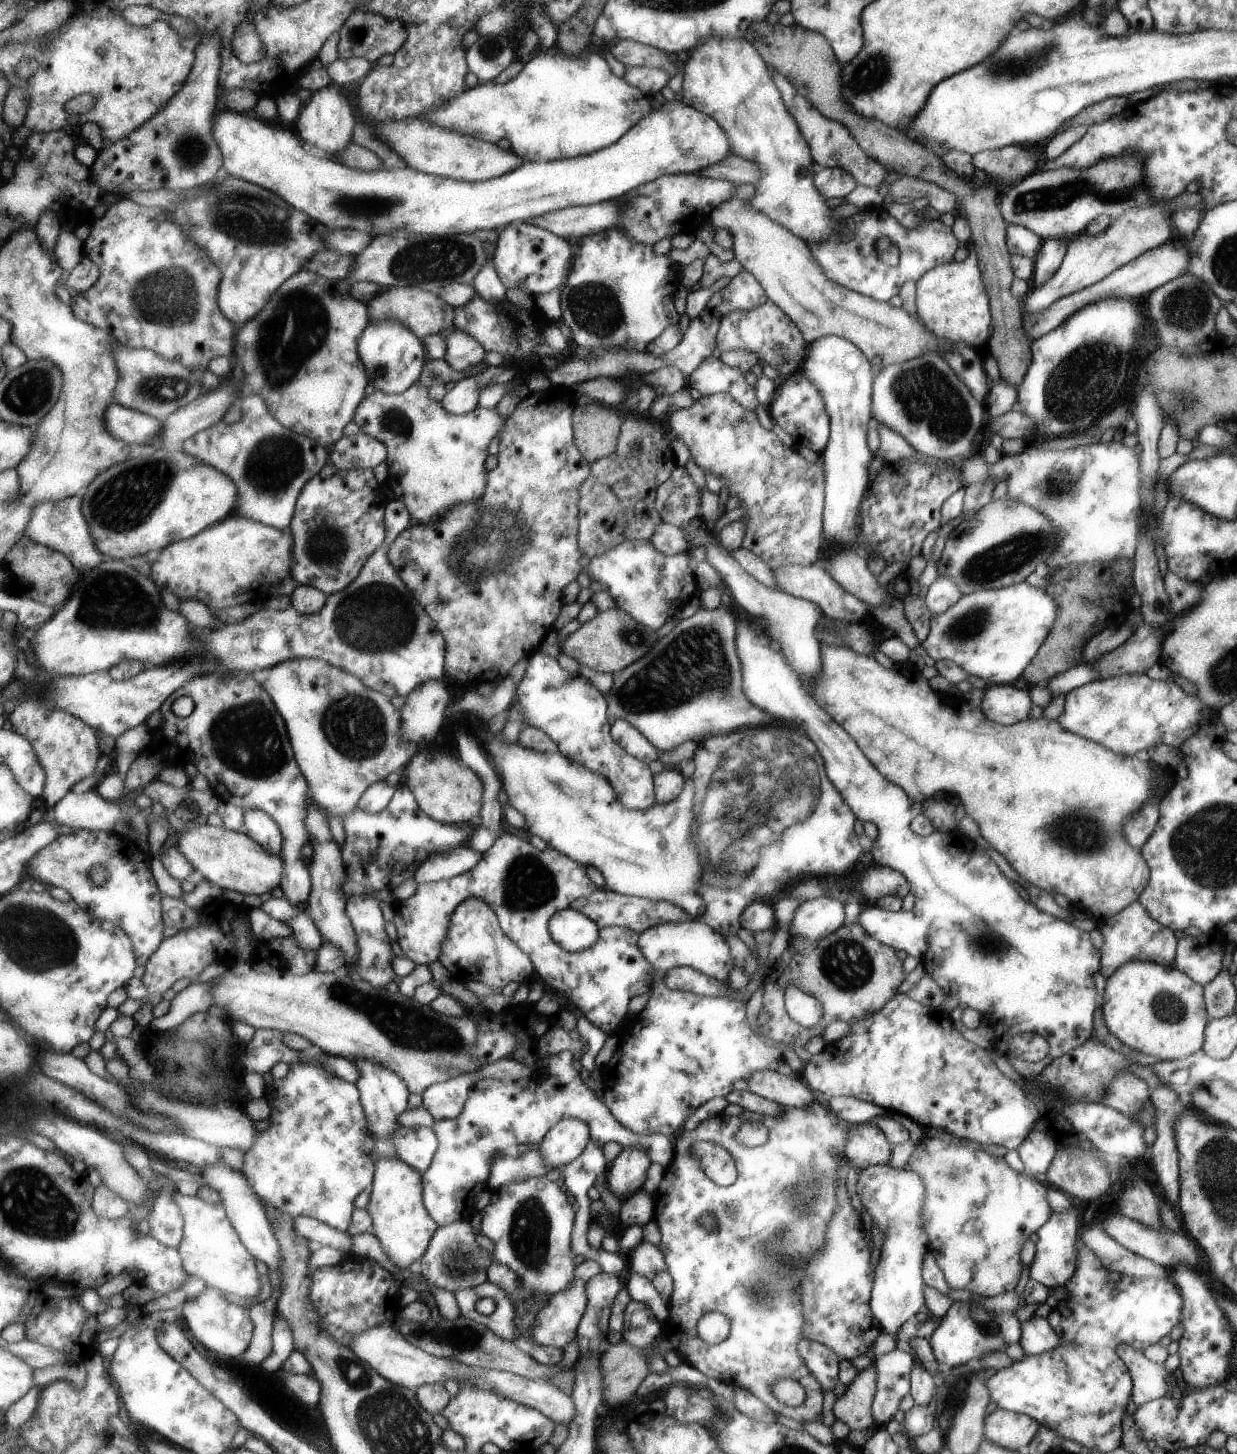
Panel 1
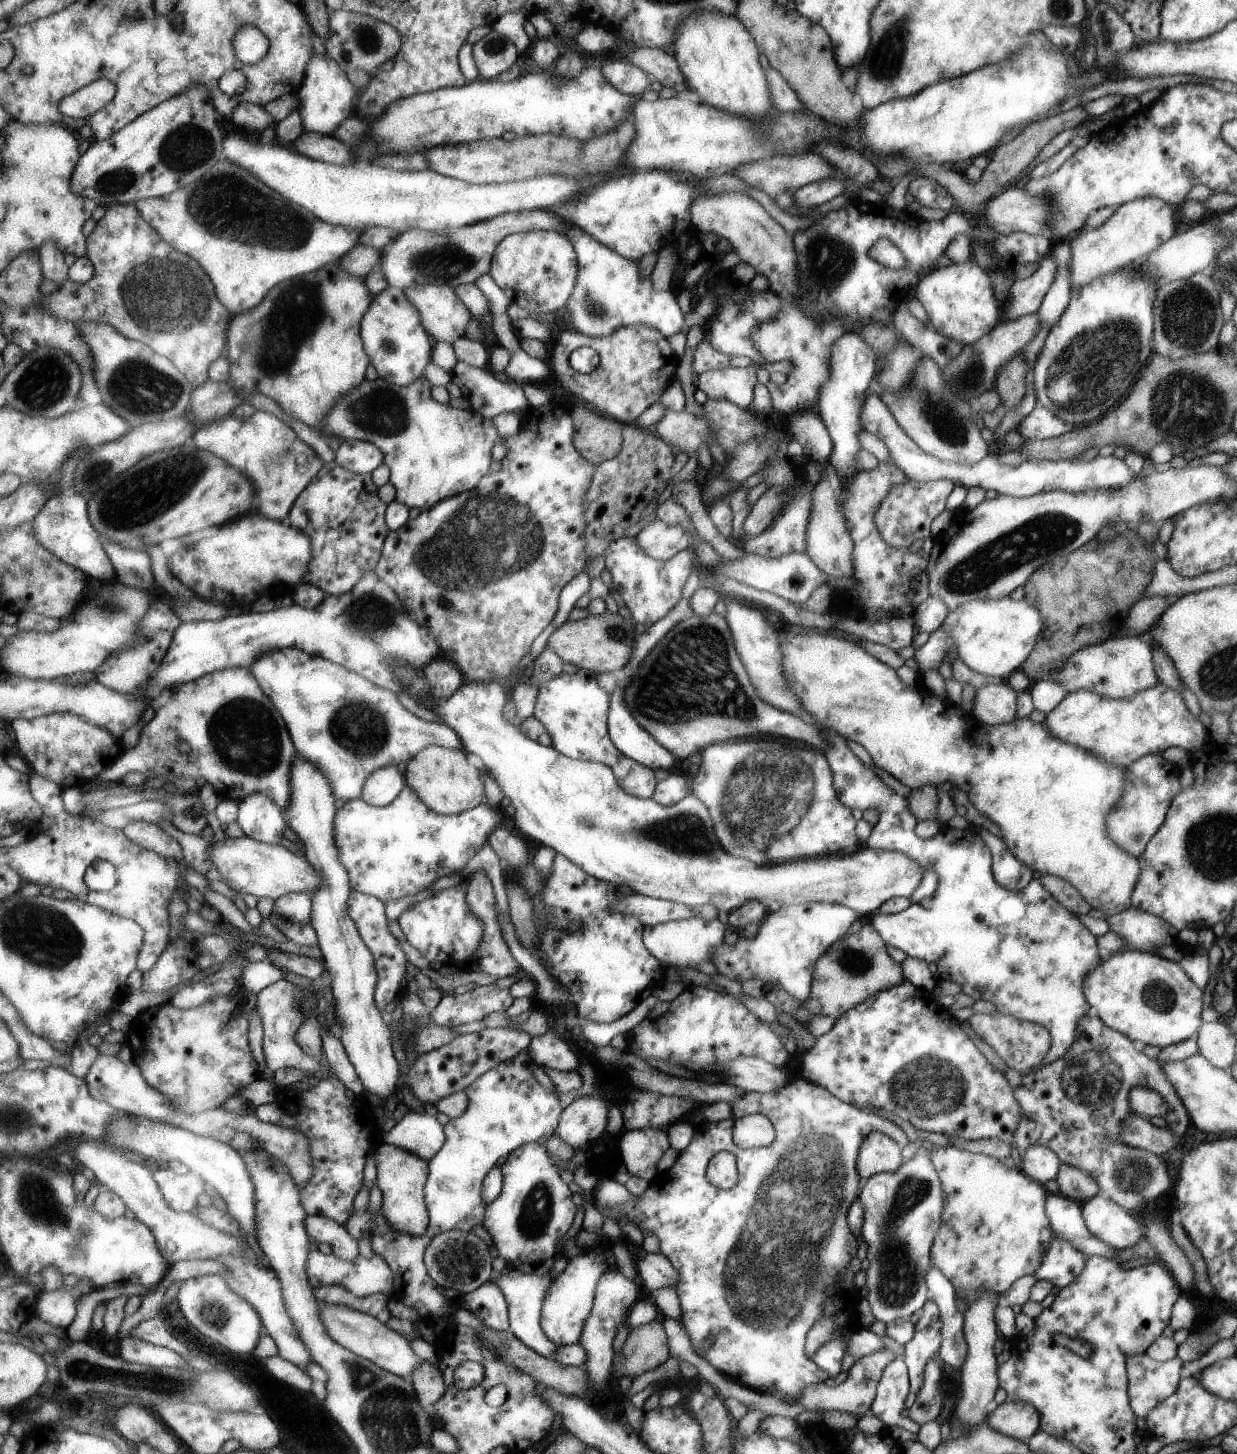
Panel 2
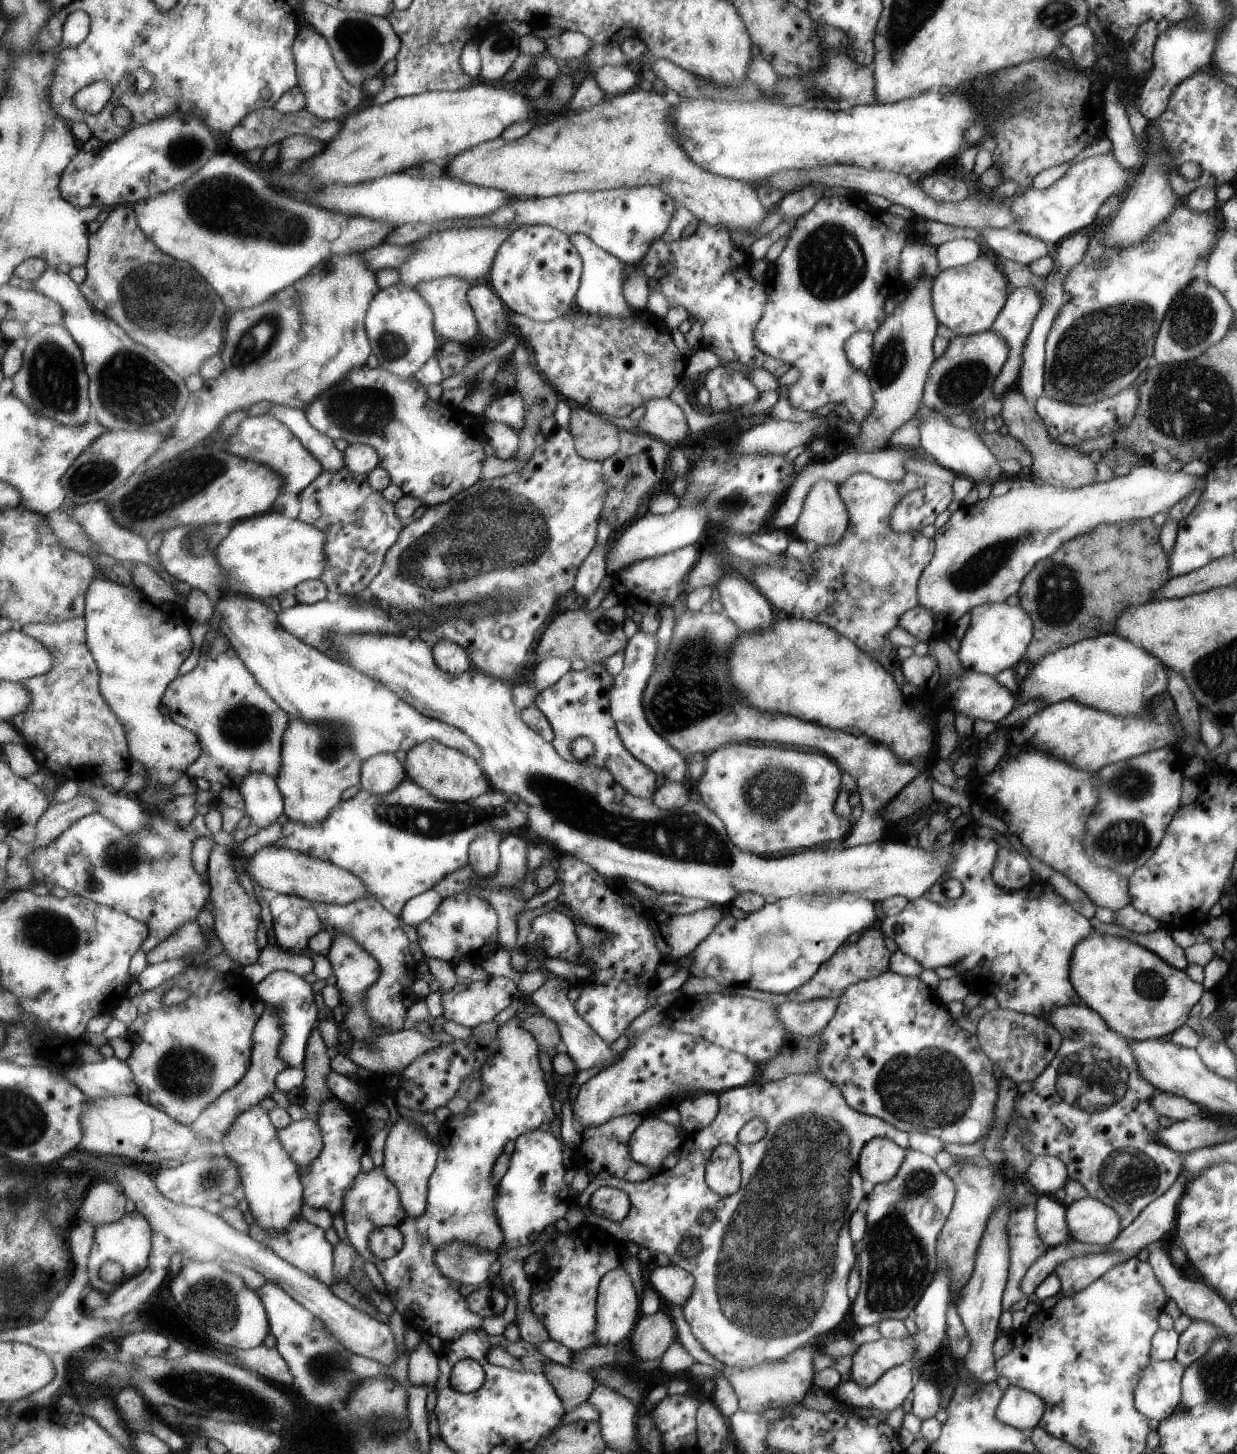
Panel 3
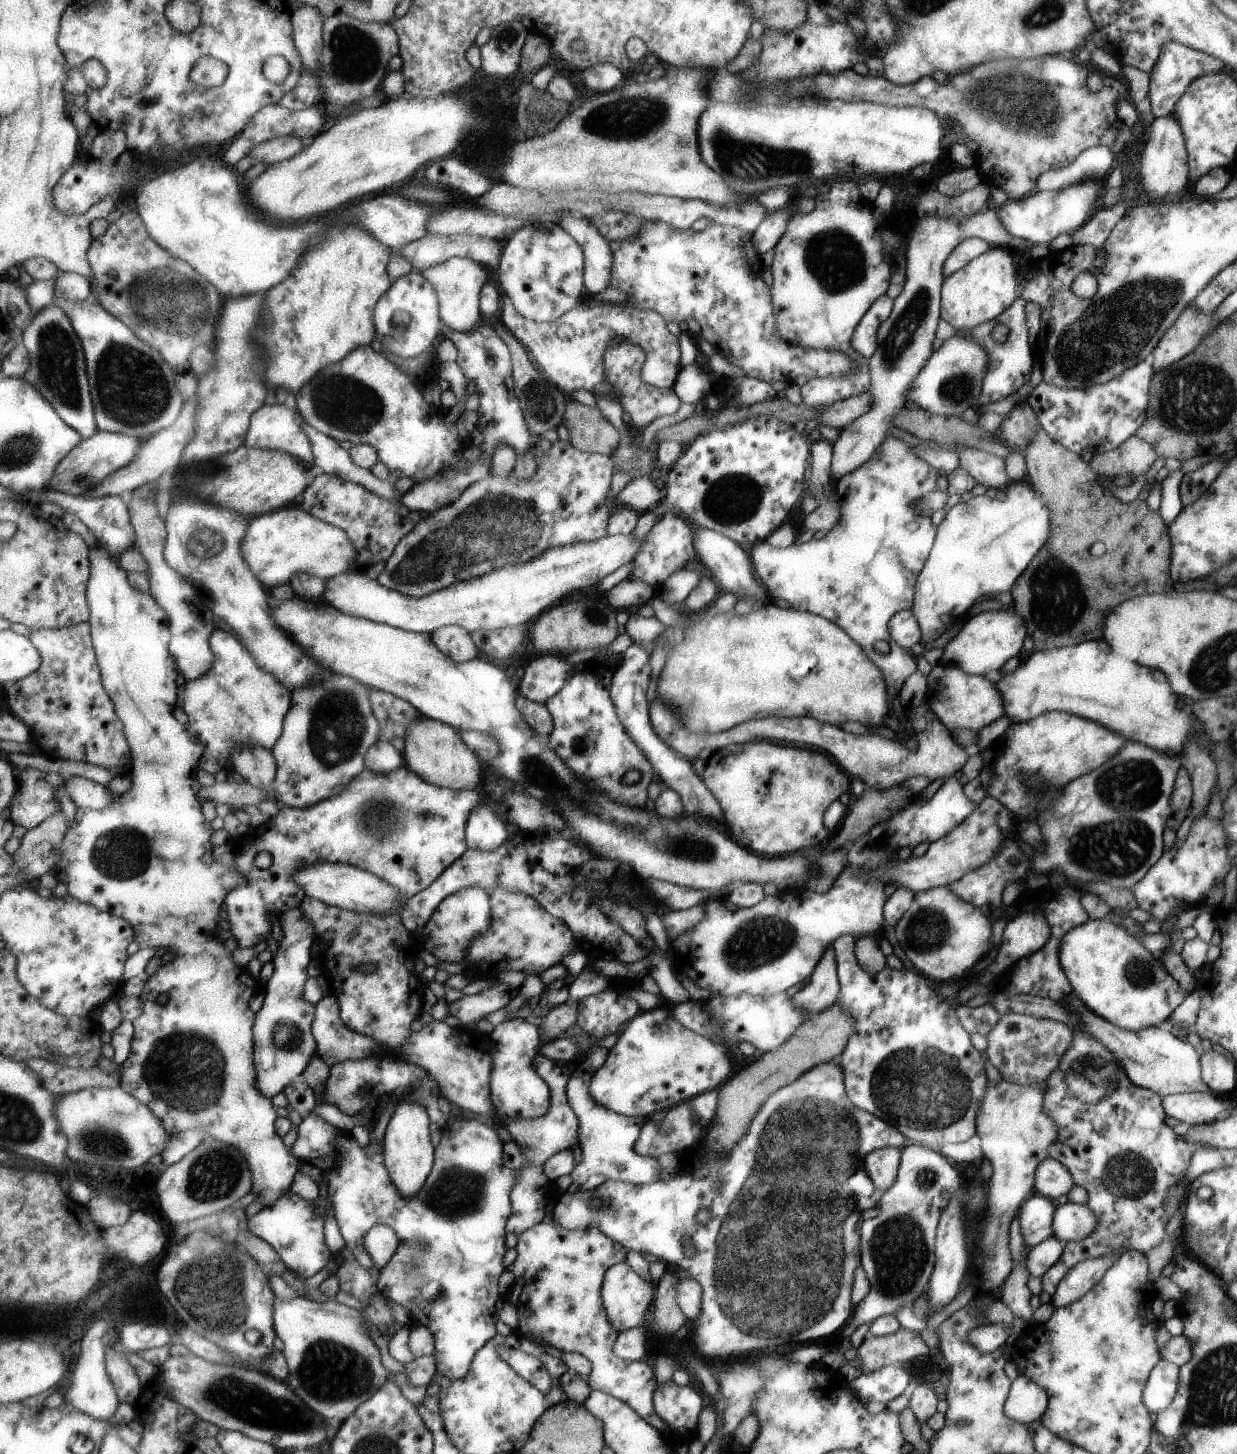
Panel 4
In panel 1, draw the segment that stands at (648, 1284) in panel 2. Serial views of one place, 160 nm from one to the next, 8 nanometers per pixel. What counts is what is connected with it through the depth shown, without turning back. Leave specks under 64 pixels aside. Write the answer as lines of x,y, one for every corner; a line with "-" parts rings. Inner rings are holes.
643,1241
628,1257
631,1271
653,1280
661,1271
668,1270
666,1254
660,1245

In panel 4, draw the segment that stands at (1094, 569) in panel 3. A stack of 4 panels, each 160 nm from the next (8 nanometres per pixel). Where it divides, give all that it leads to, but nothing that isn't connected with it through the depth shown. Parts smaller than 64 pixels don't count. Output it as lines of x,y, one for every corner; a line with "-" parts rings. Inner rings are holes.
1039,424
1035,436
1030,440
1030,444
1022,450
1021,455
1026,464
1025,481
1029,483
1029,486
1031,486
1035,492
1038,492
1038,494
1046,500
1051,514
1050,536
1042,548
1038,550
1039,558
1037,558
1036,554
1032,559
1033,562
1030,562
1030,564
1026,566
1025,572
1023,572
1009,588
1012,598
1011,610
1025,620
1026,630
1034,642
1035,651
1078,645
1085,640
1091,640
1091,638
1097,638
1097,640
1099,640
1099,638
1101,638
1101,626
1103,626
1103,622
1105,622
1105,616
1107,616
1117,604
1121,604
1123,600
1133,598
1133,596
1137,597
1142,594
1167,592
1173,589
1173,580
1169,578
1169,546
1171,546
1169,527
1162,521
1157,511
1152,511
1145,501
1139,499
1122,503
1113,497
1107,488
1100,486
1098,482
1099,475
1095,474
1095,471
1089,464
1083,462
1078,454
1072,453
1070,450
1067,450
1066,447
1055,442
1050,436
1047,436
1047,433
-
1093,542
1101,542
1101,544
1104,544
1105,551
1099,557
1092,556
1089,553
1089,547

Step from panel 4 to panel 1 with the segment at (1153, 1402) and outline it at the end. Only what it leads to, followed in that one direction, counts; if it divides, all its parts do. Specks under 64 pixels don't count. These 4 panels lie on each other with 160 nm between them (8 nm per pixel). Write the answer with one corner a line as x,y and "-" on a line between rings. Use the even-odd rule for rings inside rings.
1126,1344
1119,1345
1117,1351
1133,1382
1131,1400
1137,1407
1147,1401
1171,1394
1171,1390
1173,1394
1177,1394
1175,1398
1179,1398
1179,1388
1182,1388
1176,1382
1173,1386
1165,1383
1166,1373
1171,1371
1166,1370
1162,1364
1147,1360
1140,1349

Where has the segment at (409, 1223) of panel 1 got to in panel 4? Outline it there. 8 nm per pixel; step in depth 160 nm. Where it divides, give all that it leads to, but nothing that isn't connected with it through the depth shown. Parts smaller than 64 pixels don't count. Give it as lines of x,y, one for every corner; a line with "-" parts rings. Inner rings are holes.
401,1101
392,1112
384,1140
384,1166
390,1172
400,1194
405,1198
414,1197
426,1184
427,1177
434,1169
436,1147
431,1142
431,1122
427,1107
413,1101

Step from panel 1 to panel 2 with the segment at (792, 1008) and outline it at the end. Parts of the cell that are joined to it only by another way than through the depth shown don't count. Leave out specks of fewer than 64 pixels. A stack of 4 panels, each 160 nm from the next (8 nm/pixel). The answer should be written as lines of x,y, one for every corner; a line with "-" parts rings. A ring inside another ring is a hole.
824,902
801,903
796,905
781,905
778,910
768,911
766,916
758,924
757,932
750,938
740,937
732,945
724,941
716,946
711,958
711,968
729,980
735,980
739,984
749,978
759,978
765,988
779,983
791,998
799,1004
803,1004
810,994
810,984
813,980
814,964
835,941
841,940
858,926
859,914
850,908

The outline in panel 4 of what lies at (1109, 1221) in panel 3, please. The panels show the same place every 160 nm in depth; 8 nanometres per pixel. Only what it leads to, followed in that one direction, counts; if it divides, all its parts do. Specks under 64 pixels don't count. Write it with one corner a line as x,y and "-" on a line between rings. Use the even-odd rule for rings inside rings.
1074,1202
1056,1205
1051,1223
1053,1236
1061,1242
1078,1241
1093,1232
1098,1220
1088,1206

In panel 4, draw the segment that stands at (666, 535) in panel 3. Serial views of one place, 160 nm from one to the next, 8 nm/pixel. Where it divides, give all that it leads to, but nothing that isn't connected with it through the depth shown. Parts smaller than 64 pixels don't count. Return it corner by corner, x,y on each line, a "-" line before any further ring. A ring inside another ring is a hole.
633,532
630,535
609,534
593,542
558,546
547,549
532,561
507,565
483,576
470,578
469,581
456,582
421,598
407,595
380,583
378,579
349,570
326,582
322,601
348,615
418,633
433,634
447,625
466,628
471,634
481,629
494,631
523,626
532,624
548,609
561,602
561,598
567,598
569,592
591,588
617,568
633,562
645,541
646,537
640,539

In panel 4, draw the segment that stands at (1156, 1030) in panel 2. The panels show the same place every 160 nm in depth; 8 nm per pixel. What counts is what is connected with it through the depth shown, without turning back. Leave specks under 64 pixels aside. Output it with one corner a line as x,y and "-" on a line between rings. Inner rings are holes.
1109,918
1087,920
1063,934
1058,959
1077,1000
1093,1014
1122,1029
1138,1031
1148,1026
1159,1026
1165,1021
1165,1016
1183,1000
1179,983
1159,964
1156,954
1147,951
1140,940

